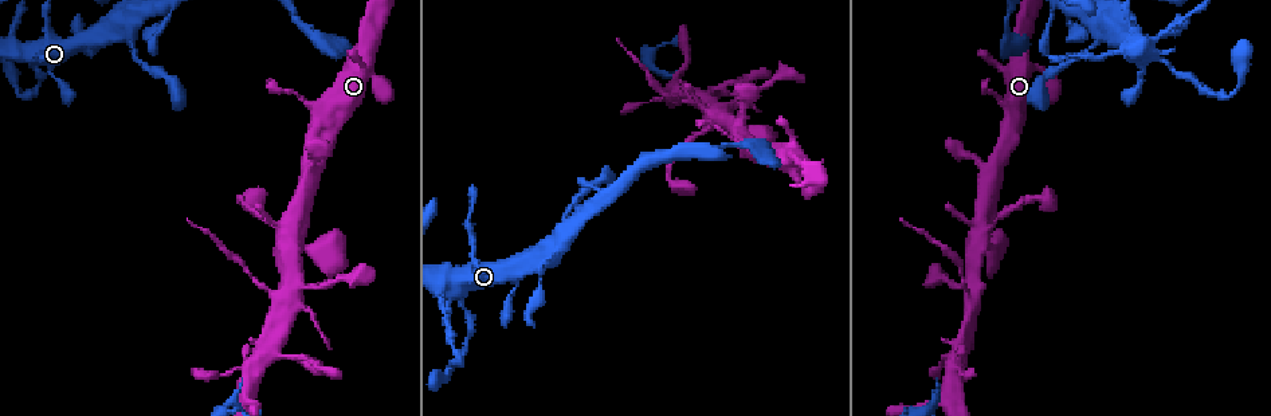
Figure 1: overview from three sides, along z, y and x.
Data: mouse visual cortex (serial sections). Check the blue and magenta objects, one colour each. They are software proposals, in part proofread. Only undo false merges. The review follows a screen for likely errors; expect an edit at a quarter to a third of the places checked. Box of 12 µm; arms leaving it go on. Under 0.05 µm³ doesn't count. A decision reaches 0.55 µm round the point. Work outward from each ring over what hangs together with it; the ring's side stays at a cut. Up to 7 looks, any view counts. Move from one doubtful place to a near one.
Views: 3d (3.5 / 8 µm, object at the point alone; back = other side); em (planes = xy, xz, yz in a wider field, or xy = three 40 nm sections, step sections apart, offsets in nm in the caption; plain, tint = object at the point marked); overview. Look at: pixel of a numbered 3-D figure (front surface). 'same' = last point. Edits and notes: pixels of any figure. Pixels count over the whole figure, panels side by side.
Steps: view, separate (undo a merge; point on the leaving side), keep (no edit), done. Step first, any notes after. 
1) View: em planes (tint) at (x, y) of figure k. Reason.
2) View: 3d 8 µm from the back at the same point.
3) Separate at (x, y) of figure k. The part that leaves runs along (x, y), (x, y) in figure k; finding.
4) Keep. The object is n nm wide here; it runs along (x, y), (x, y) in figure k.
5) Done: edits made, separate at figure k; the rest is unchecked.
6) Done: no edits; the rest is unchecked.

View: 3d 3.5 µm at (30, 65) of figure 1. Calibre changes.

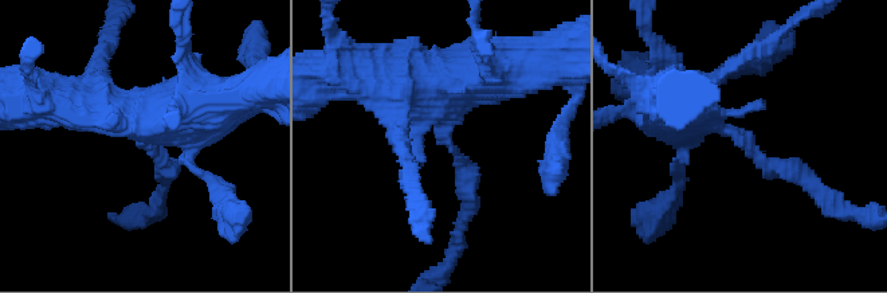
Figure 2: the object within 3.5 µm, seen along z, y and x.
Keep. Continuous, no second cell.

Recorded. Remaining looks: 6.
View: 3d 3.5 µm at (516, 281) of figure 1. Three arms meet.

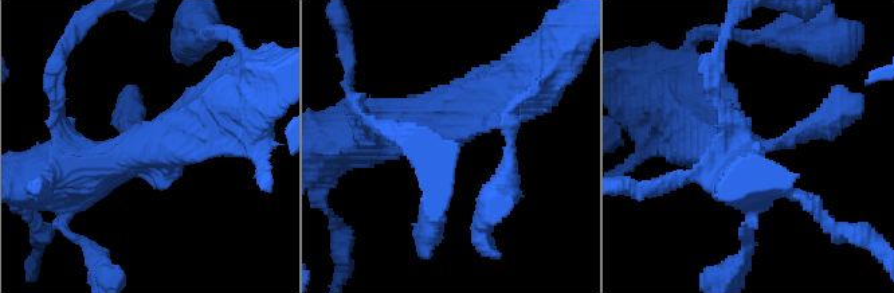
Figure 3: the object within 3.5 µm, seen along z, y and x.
View: em xy step 3 (plain) at the same point. 3 arms meet here; the arms are 250, 500, 600 nm wide.

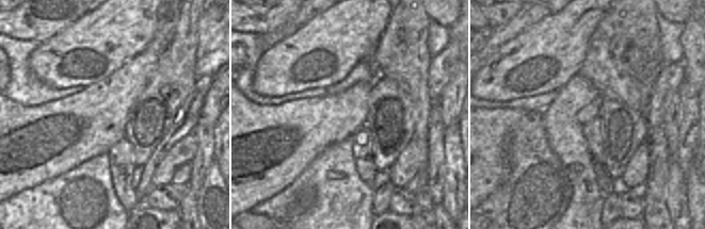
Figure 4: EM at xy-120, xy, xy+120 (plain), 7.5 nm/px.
View: em xy step 3 (tint) at the same point.

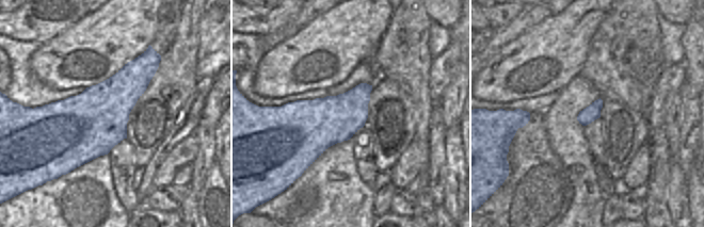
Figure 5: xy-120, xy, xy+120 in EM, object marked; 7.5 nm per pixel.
Keep. It runs along (736, 171), (729, 155), (832, 117) in figure 3; continuous, no second cell.

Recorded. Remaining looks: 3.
View: 3d 8 µm at (593, 206) of figure 1. Sudden change in width.

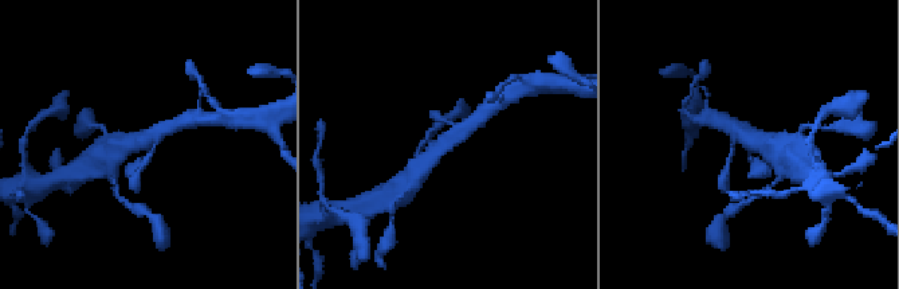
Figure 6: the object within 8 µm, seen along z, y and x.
View: 3d 3.5 µm at (750, 149) of figure 6.

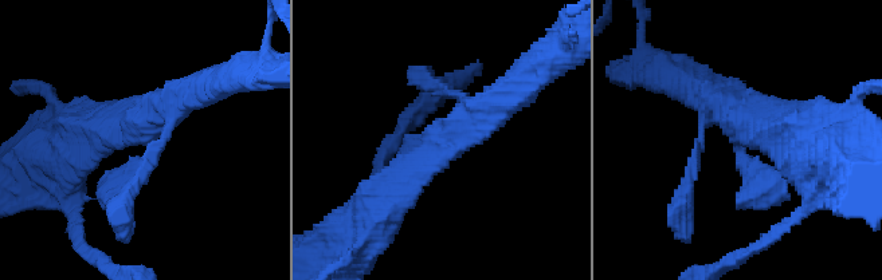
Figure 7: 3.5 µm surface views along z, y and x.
View: em xy step 5 (tint) at (448, 136) of figure 7. 3 arms meet here; the arms are 250, 400, 400 nm wide.

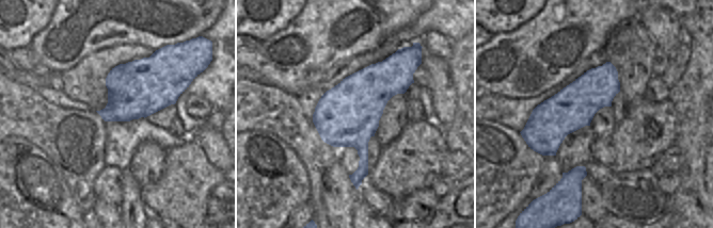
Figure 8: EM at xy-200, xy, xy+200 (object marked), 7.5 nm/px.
Keep. It runs along (783, 130), (741, 118), (761, 180), (744, 200) in figure 7; one cell here.

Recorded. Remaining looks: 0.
Done: no edits; the rest is unchecked.

